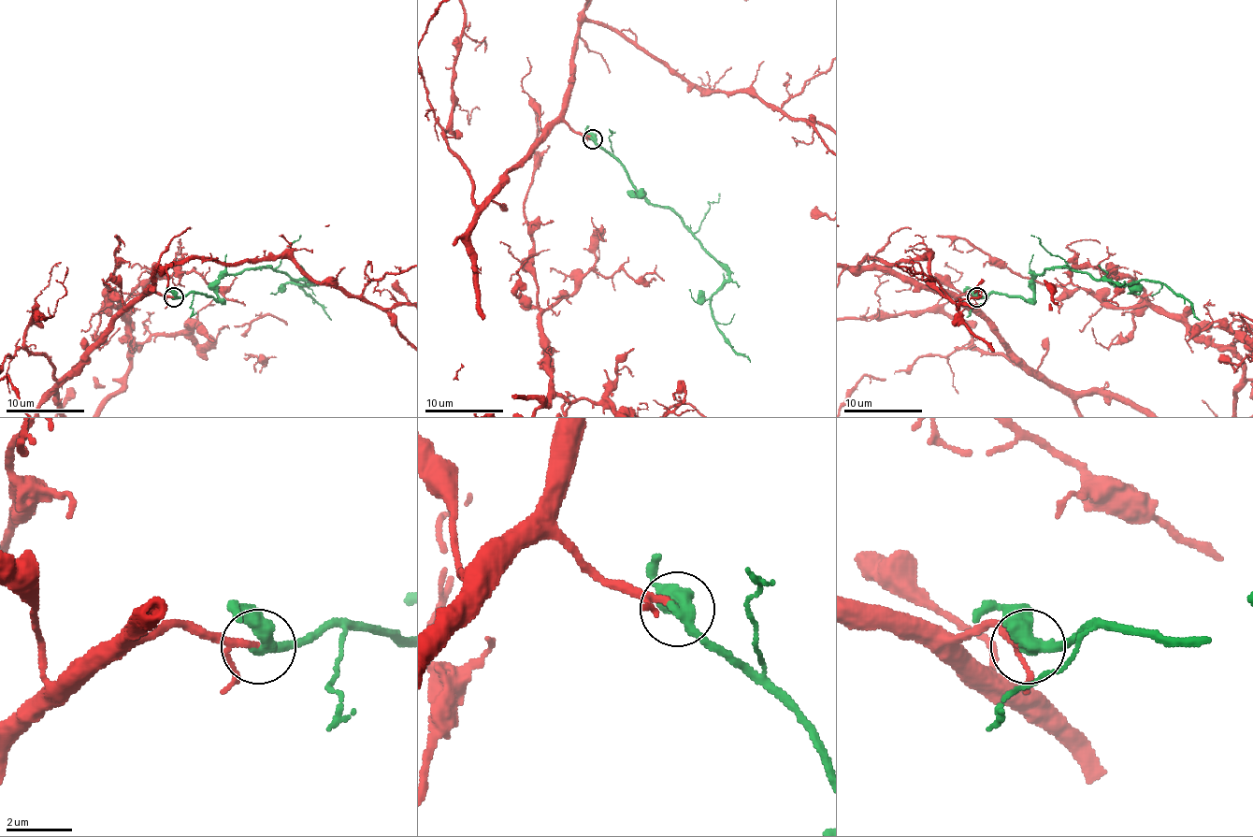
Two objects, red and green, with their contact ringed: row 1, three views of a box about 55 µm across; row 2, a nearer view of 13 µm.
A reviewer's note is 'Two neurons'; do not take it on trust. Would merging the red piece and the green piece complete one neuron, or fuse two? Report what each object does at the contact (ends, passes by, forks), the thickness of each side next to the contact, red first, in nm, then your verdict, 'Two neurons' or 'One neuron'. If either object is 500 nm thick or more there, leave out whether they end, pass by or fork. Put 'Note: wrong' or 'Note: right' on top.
Note: wrong
At the ring red passes by. At the ring green passes by. Thickness 140 nm (red) against 440 nm. One neuron

